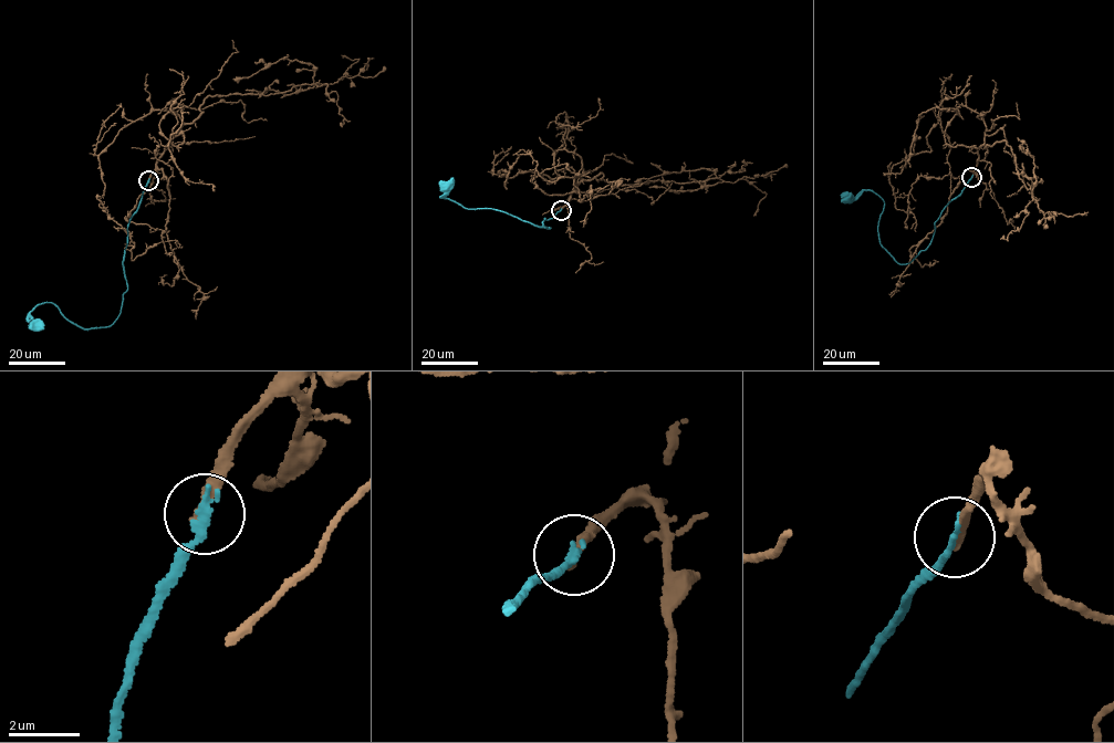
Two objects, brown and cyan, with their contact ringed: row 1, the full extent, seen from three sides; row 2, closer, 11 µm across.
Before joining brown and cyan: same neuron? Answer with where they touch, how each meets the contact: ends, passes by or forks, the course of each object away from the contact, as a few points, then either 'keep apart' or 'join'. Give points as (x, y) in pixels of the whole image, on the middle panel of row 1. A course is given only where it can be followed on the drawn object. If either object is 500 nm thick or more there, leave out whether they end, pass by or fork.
place (561, 210); brown ends; cyan ends; course brown (561, 210), (581, 177), (498, 175), (506, 174), (506, 188), (509, 167), (521, 154), (551, 181), (590, 171); course cyan (561, 210), (542, 222), (549, 229), (501, 211), (466, 208), (443, 197), (446, 186); keep apart

